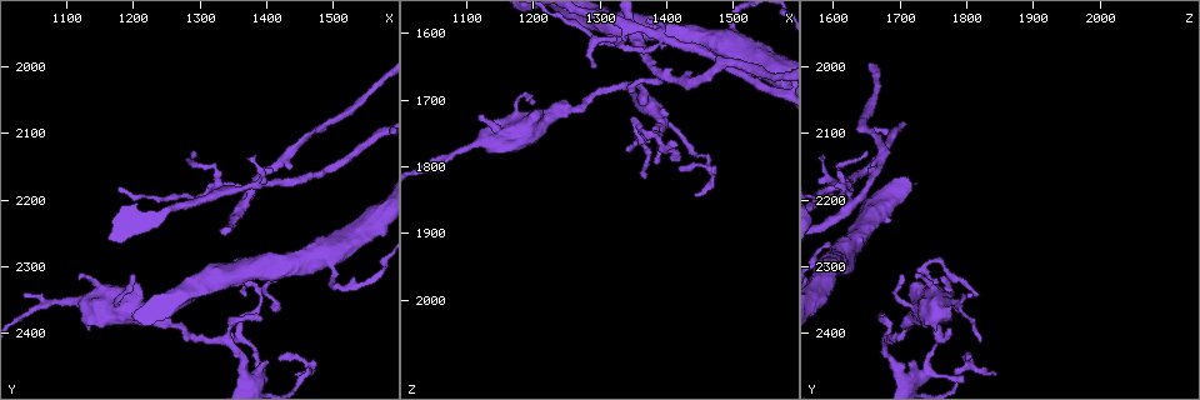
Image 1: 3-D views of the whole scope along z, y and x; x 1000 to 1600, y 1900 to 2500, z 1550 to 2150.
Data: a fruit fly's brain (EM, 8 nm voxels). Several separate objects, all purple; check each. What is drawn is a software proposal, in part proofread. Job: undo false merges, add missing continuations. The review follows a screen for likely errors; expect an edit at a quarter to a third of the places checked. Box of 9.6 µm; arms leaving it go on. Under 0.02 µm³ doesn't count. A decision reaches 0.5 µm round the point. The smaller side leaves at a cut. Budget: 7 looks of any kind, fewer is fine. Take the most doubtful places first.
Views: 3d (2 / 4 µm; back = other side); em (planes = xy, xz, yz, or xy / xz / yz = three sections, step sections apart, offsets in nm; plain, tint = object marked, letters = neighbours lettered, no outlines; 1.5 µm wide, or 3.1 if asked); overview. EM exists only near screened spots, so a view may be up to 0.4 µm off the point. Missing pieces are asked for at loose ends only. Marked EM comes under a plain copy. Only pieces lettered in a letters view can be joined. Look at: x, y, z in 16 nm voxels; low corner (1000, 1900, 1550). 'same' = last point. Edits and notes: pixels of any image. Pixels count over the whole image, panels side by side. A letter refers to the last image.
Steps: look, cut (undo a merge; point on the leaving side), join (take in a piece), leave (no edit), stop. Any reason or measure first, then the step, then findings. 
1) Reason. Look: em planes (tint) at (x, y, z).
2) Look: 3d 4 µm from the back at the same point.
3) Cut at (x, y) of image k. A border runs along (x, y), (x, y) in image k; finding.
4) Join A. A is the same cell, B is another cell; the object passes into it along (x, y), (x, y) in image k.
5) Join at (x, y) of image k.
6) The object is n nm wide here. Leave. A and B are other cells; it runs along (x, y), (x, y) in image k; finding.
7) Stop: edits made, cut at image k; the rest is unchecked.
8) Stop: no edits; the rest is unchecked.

Free end. Look: em planes (letters) at (1420, 2435, 1800).

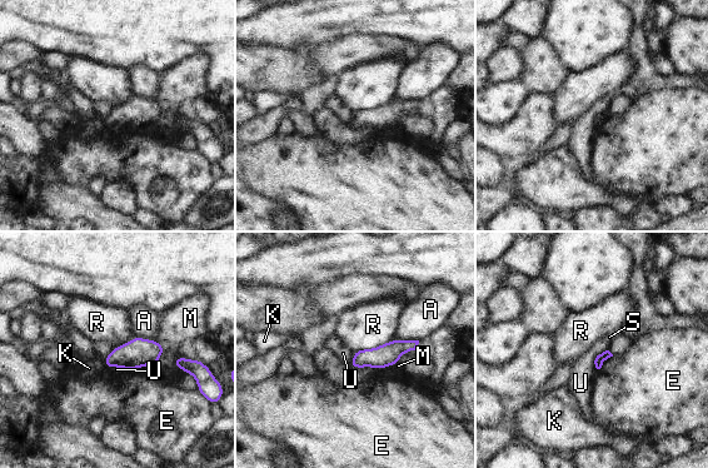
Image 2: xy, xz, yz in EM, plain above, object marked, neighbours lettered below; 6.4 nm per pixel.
Leave. A, E, K, M, R, S and U are other cells; it runs along (414, 343), (354, 364) in image 2; none of them fits.

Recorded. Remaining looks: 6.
Branch stops here. Look: em yz step 4 (letters) at (1295, 2130, 1650).

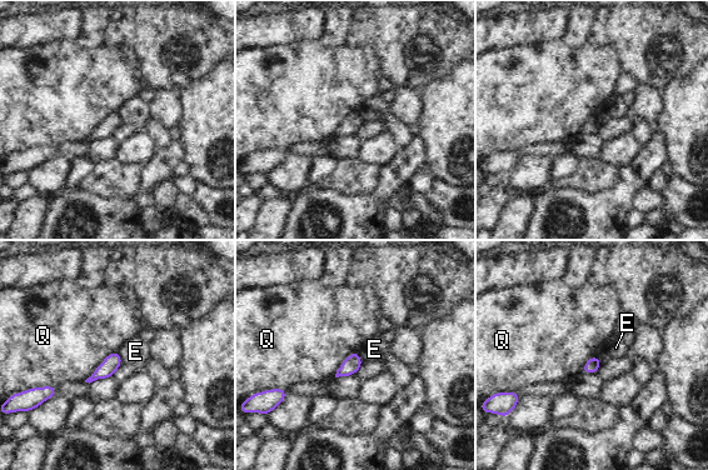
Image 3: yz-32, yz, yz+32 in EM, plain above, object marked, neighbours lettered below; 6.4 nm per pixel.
Cut it another way. Look: em planes (letters) at the same point.

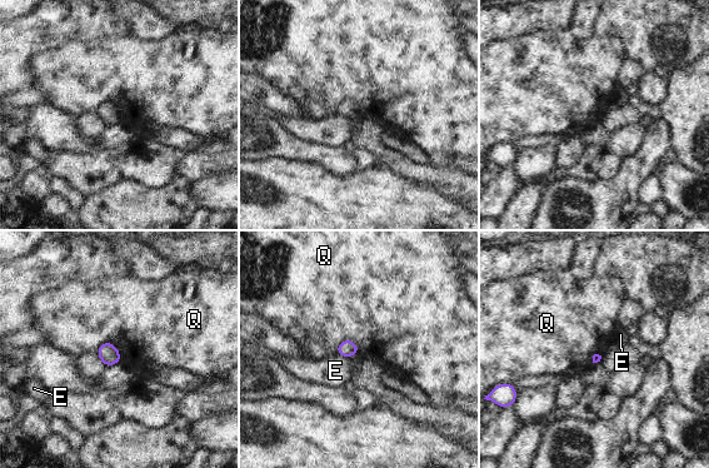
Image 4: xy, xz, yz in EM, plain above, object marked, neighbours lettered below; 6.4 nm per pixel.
Leave. E and Q are other cells; none of them fits.

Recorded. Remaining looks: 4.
Abrupt turn. Look: em xy step 4 (tint) at (1360, 2310, 1735).

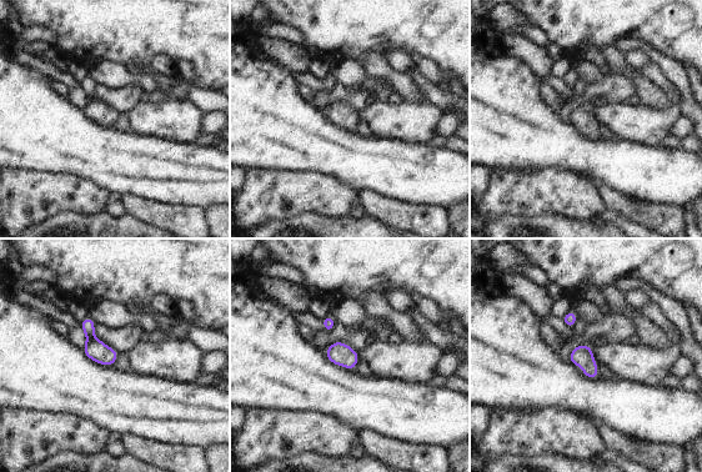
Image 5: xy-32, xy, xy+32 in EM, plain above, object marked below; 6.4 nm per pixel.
Look: em xy step 4 (letters) at the same point.

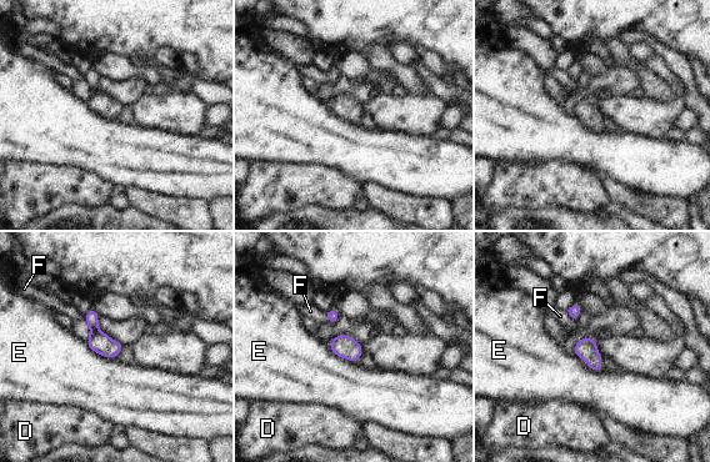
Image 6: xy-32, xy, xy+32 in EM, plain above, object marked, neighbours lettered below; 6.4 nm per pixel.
Leave. D, E and F are other cells; continuous, no second neuron.

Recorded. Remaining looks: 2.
Stop: no edits; the rest is unchecked.

